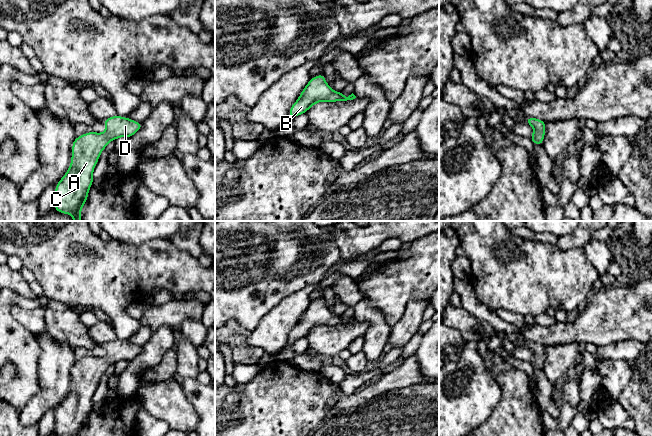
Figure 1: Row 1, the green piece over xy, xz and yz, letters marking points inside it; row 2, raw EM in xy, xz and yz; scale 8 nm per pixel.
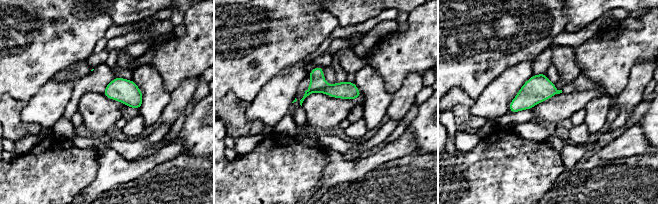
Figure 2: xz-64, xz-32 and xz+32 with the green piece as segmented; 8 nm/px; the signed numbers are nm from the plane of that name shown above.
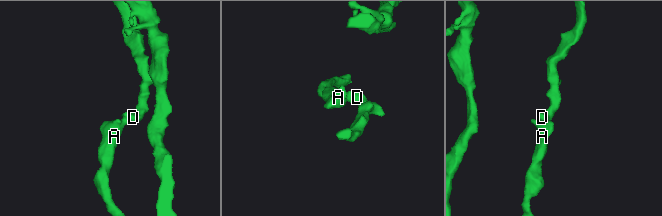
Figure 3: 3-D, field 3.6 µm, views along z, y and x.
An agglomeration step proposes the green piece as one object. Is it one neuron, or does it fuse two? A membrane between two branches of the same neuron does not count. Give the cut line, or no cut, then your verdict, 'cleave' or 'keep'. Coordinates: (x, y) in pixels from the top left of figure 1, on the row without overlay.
no cut | keep

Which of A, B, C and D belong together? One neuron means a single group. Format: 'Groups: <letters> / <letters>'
Groups: A B C D

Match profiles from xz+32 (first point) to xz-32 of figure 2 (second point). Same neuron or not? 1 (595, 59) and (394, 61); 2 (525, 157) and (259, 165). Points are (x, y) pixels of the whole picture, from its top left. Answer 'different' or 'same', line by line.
1: same
2: same

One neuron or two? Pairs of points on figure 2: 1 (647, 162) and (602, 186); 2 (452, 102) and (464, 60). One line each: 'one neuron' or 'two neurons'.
1: one neuron
2: two neurons

